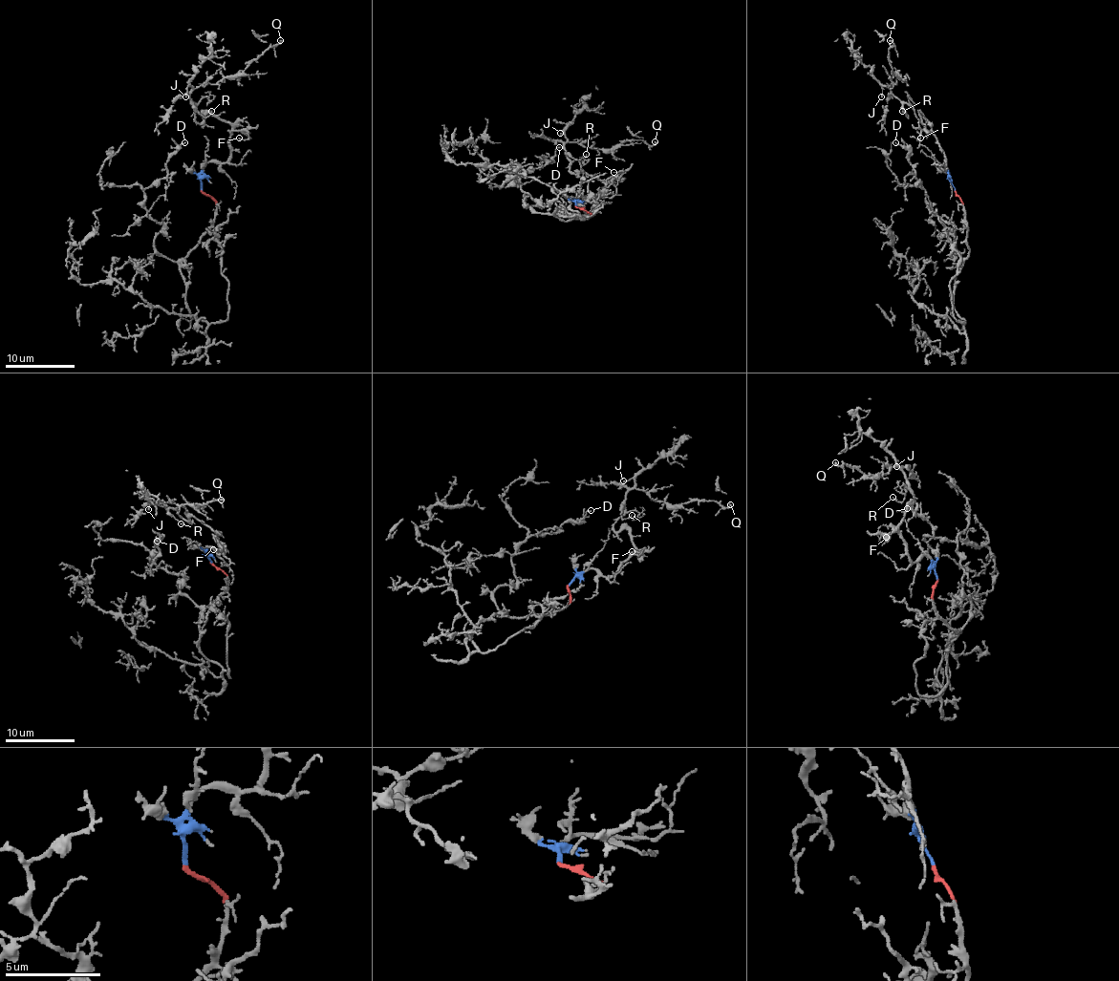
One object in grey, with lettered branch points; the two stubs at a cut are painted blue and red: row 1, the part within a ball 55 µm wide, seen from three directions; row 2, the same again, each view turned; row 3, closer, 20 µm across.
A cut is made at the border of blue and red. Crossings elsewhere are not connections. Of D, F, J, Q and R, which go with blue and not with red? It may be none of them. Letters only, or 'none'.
F, J, Q, R

